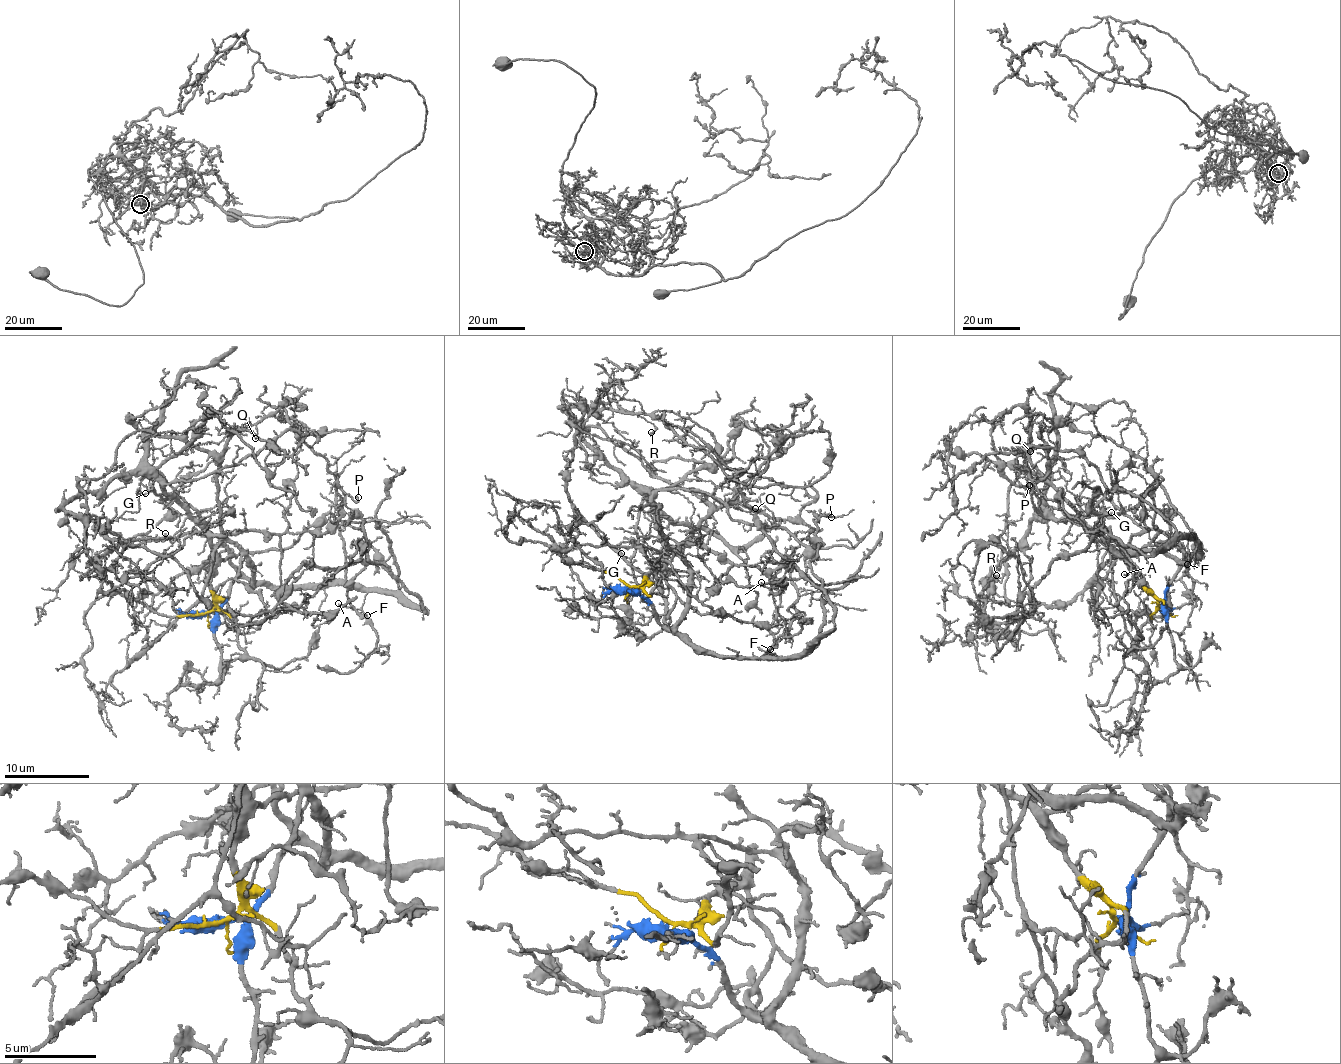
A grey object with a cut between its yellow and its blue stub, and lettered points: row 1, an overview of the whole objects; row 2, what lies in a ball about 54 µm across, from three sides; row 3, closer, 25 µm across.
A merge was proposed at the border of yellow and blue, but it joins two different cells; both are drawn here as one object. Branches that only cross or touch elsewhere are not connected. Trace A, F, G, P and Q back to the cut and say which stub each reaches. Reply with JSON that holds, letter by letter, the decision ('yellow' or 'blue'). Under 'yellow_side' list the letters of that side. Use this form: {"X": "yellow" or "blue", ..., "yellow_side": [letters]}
{"A": "blue", "F": "blue", "G": "blue", "P": "blue", "Q": "blue", "yellow_side": []}

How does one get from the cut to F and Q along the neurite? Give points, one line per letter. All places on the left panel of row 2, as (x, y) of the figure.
F: (204, 614), (219, 607), (230, 583), (243, 579), (283, 586), (355, 583), (365, 593), (361, 610), (367, 616)
Q: (204, 614), (230, 583), (250, 583), (254, 567), (224, 536), (216, 472), (228, 441), (252, 425), (254, 439)

